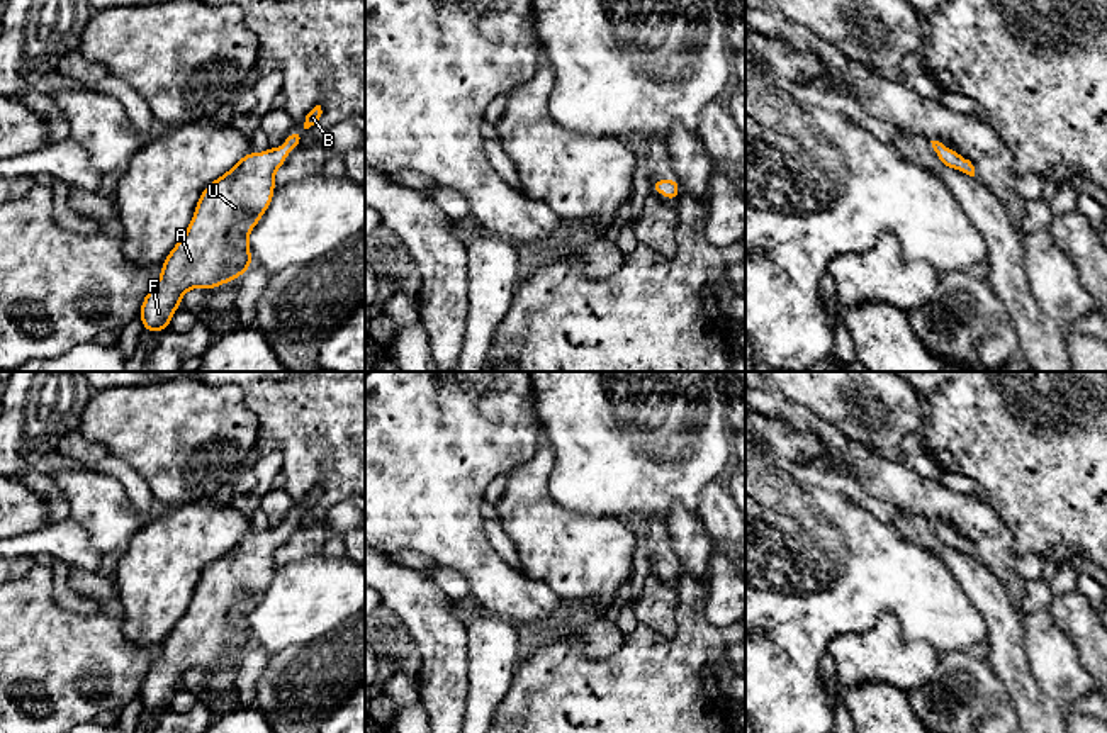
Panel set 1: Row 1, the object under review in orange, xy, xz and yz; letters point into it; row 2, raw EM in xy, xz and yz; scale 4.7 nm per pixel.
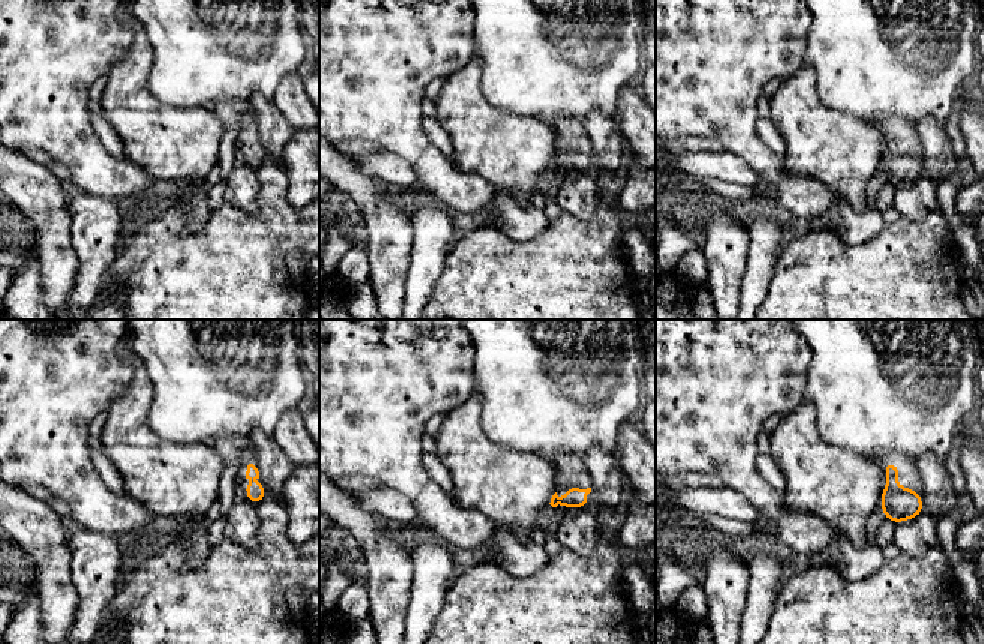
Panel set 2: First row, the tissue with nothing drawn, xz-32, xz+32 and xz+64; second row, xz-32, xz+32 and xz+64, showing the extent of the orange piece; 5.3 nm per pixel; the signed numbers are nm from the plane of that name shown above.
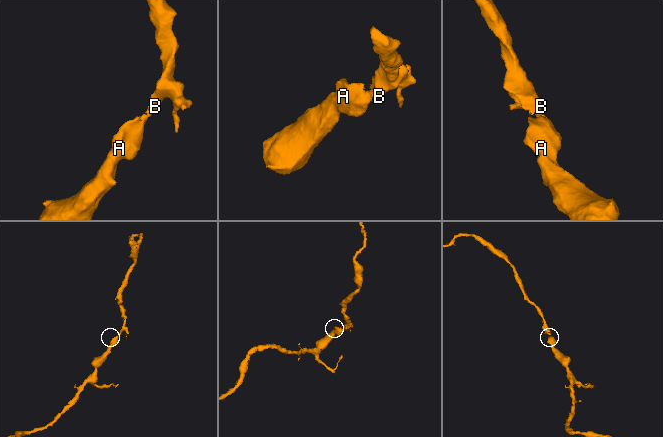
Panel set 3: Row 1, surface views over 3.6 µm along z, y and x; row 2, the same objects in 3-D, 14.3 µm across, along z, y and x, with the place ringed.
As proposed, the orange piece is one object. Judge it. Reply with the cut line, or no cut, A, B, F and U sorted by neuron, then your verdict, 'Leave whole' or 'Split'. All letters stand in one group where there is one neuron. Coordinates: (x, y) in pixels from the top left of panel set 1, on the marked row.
No split. Groups: A B F U. Leave whole

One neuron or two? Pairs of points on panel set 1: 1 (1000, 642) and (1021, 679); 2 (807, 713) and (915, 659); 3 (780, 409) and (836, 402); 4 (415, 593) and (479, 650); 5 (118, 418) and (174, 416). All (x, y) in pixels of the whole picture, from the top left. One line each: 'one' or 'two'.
1: one
2: two
3: two
4: two
5: one

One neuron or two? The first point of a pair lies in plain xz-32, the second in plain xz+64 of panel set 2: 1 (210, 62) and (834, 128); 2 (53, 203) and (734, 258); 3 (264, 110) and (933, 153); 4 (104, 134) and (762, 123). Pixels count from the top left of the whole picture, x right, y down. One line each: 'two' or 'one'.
1: two
2: one
3: one
4: one

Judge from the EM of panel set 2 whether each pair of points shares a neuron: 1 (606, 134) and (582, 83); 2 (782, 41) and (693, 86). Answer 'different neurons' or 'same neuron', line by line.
1: different neurons
2: same neuron

